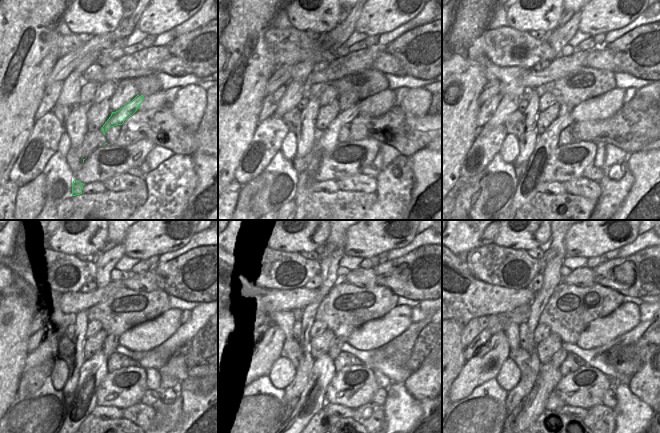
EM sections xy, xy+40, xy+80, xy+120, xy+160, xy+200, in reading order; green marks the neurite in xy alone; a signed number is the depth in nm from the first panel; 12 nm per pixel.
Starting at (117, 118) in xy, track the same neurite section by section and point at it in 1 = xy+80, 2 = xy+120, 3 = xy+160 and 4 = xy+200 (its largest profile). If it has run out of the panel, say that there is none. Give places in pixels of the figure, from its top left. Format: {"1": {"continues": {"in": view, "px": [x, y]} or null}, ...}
{"1": {"continues": {"in": "xy+80", "px": [547, 141]}}, "2": {"continues": {"in": "xy+120", "px": [95, 369]}}, "3": {"continues": {"in": "xy+160", "px": [312, 400]}}, "4": {"continues": {"in": "xy+200", "px": [533, 405]}}}

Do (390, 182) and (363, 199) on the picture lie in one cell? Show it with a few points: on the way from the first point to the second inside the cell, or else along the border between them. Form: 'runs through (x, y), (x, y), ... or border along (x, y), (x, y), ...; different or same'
border along (376, 193), (376, 199), (367, 209); different

